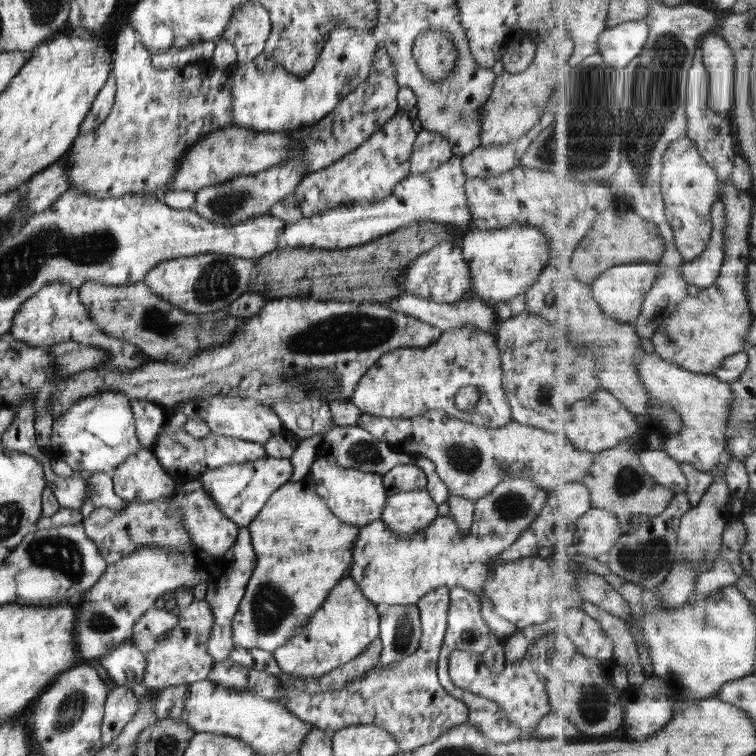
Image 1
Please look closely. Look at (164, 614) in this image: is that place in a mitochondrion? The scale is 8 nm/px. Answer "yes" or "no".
no

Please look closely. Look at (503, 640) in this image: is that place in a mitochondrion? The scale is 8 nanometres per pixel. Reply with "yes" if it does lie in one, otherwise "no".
no

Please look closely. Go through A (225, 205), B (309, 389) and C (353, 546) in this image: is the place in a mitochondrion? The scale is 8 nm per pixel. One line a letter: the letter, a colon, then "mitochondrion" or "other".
A: mitochondrion
B: other
C: other

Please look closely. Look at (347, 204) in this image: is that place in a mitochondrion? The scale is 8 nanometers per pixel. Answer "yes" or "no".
no

